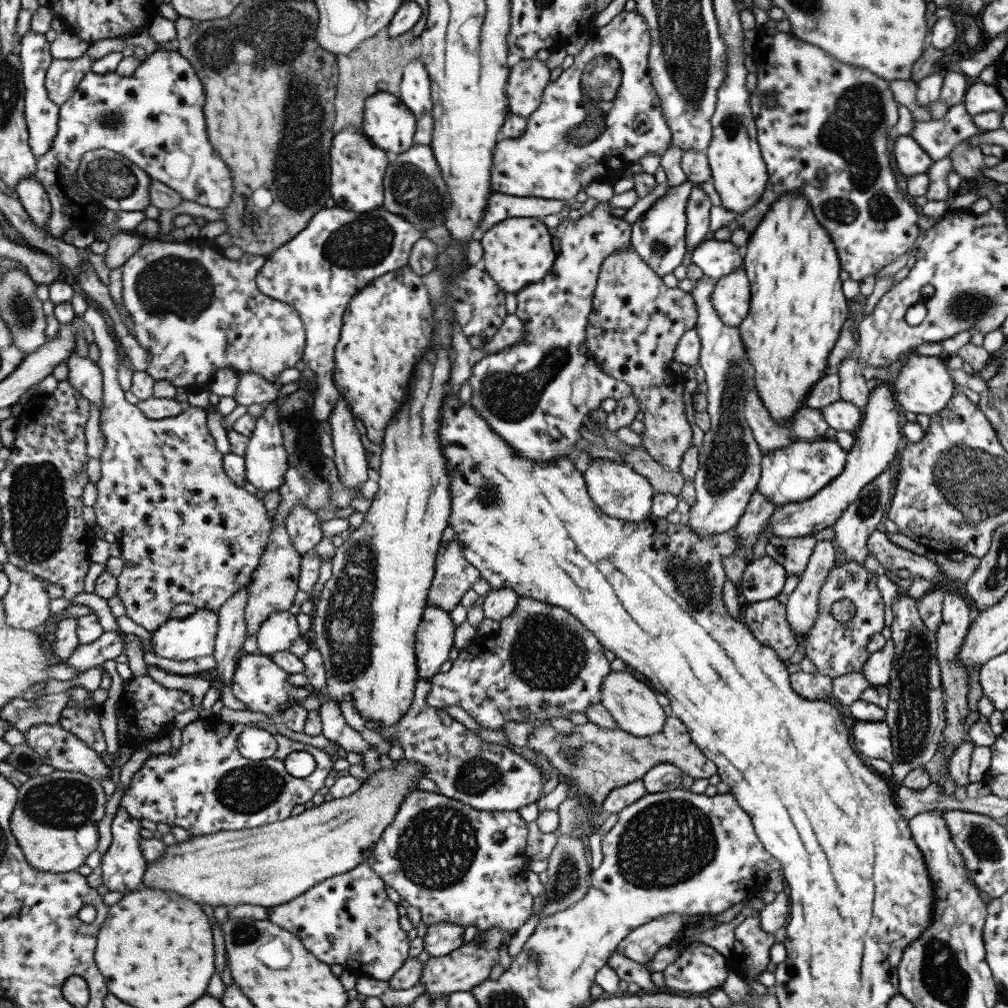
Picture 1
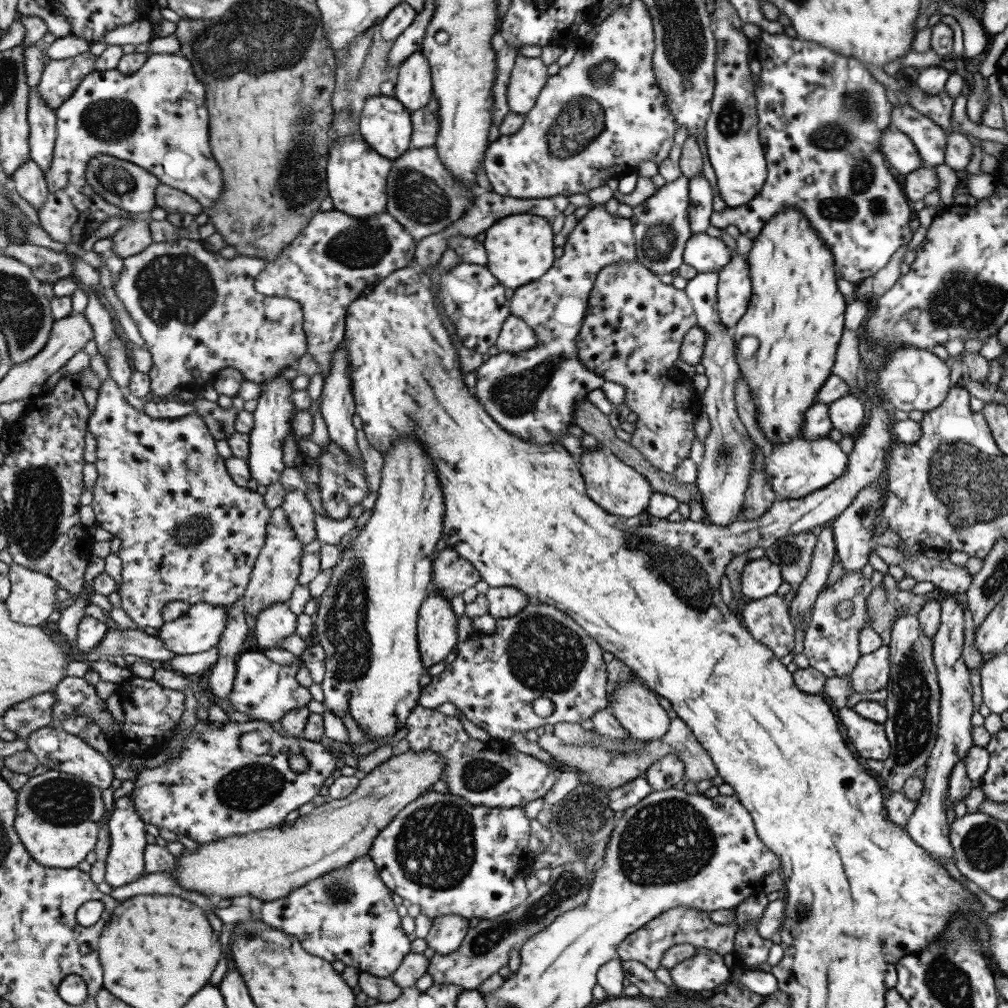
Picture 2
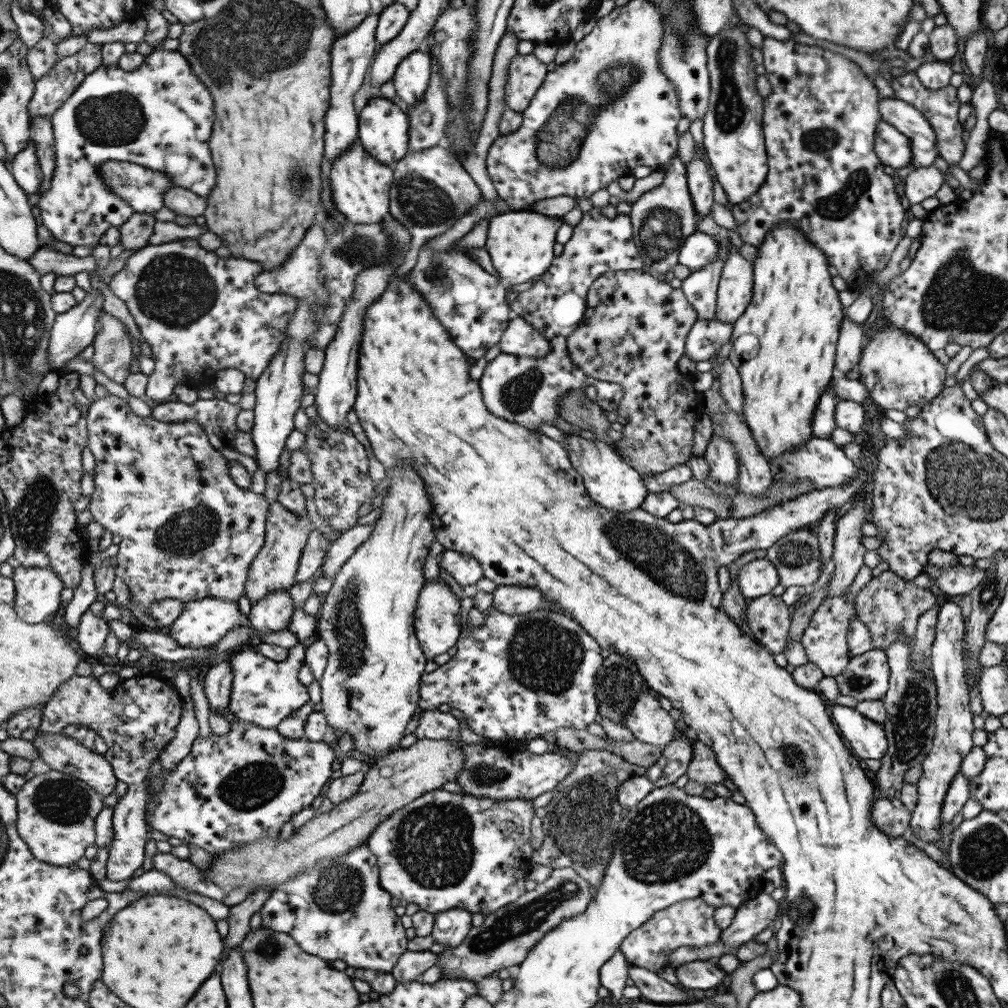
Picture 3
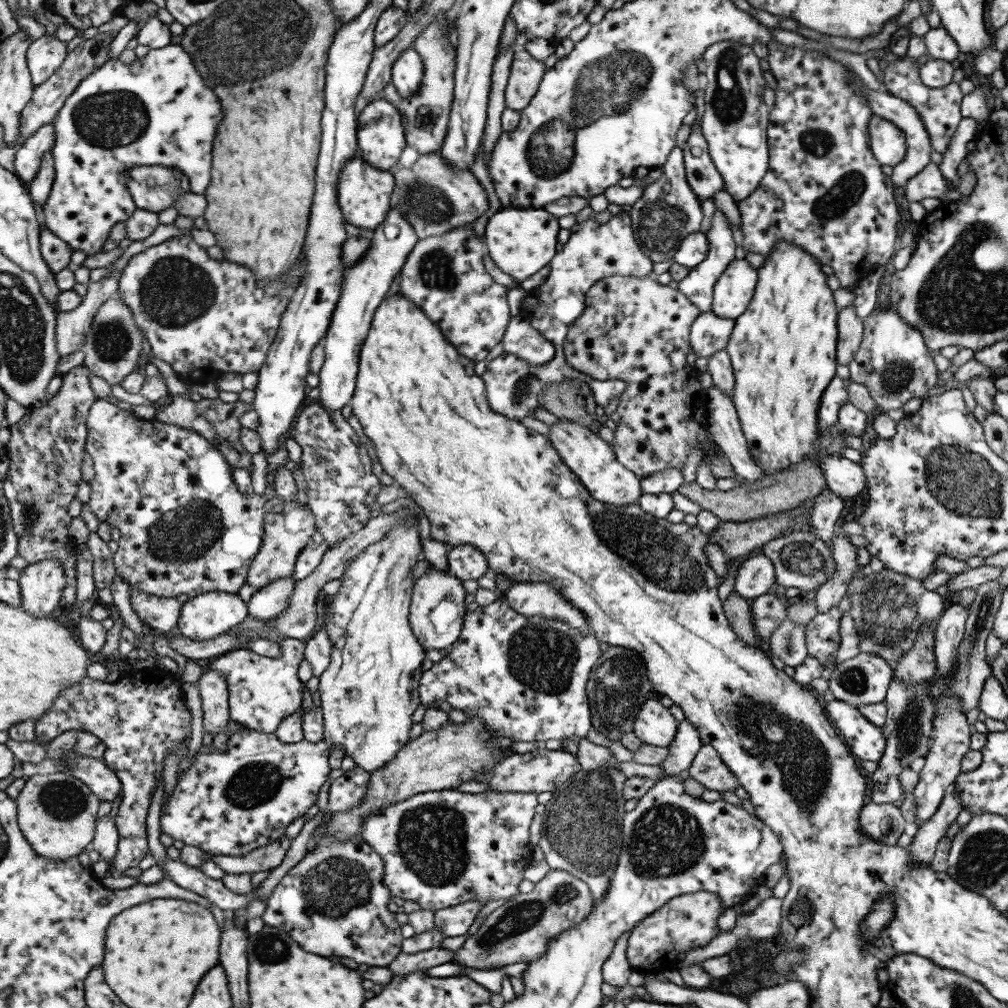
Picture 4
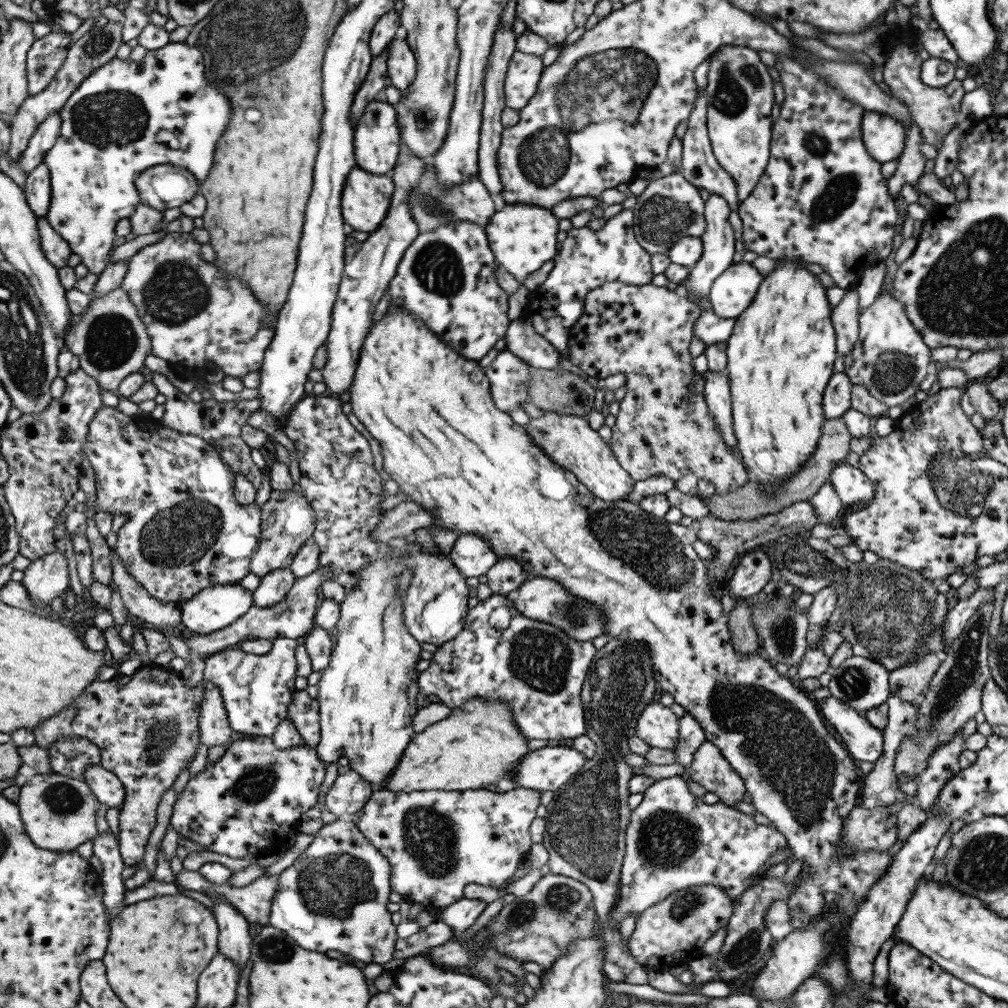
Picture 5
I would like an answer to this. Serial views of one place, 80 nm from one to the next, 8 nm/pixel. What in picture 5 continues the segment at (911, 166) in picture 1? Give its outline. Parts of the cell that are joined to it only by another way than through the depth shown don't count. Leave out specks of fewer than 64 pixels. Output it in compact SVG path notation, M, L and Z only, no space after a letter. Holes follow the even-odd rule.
M864 110L860 131L865 150L880 164L899 158L904 149L906 132L902 124L887 113Z

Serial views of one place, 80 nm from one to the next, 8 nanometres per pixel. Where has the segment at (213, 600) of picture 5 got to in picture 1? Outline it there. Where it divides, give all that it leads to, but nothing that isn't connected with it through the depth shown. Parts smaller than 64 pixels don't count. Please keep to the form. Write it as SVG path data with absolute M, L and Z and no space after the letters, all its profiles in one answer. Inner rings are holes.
M200 608L187 618L169 619L151 638L155 654L173 660L191 660L199 656L209 656L216 652L217 633L220 632L220 614L208 608Z

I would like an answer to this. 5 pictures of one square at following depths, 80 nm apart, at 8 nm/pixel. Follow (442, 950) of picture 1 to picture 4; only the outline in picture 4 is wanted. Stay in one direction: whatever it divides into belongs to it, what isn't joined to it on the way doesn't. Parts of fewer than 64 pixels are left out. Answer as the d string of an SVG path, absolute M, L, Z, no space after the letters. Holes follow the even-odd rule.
M467 901L436 910L434 926L443 933L444 937L466 935L481 907L480 902Z

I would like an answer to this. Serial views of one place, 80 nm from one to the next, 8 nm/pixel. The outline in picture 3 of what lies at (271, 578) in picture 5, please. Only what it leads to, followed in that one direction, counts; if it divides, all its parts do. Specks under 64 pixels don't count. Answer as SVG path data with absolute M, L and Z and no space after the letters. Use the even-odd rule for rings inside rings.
M289 589L272 592L268 597L251 603L250 624L263 632L288 630L294 613L293 604Z

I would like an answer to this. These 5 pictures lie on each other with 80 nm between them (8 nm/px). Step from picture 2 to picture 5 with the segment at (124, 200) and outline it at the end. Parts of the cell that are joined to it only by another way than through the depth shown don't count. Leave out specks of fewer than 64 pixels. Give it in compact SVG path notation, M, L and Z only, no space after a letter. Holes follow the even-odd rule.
M172 164L149 168L136 181L142 203L161 211L191 202L200 192L200 185L196 174Z

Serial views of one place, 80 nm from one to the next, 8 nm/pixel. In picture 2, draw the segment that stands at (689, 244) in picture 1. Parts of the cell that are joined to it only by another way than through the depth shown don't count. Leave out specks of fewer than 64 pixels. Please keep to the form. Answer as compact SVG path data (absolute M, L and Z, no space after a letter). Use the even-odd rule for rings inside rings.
M695 175L688 179L688 201L687 210L689 234L707 233L710 226L712 212L711 196L712 188L703 175Z

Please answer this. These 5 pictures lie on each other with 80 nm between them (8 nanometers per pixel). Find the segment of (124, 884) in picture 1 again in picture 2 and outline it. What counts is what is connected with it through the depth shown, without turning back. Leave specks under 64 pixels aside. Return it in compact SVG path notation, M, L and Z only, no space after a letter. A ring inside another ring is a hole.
M131 794L118 798L115 802L114 812L111 814L109 820L112 843L106 862L107 870L105 881L111 888L116 889L139 881L147 874L145 853L149 840L147 840L147 830L145 830L146 823L141 814L139 814Z

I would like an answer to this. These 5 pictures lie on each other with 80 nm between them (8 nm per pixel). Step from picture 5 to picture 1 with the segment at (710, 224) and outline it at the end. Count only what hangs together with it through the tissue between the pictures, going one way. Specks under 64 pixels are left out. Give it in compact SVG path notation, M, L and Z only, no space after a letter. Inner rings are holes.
M707 276L696 281L688 294L694 299L696 325L700 340L697 366L703 370L706 383L706 409L710 418L709 430L703 433L698 452L698 467L692 478L695 500L689 507L685 524L698 537L716 535L733 529L743 514L745 505L756 489L760 477L760 460L763 453L752 437L743 416L744 396L754 394L753 367L745 357L745 347L737 327L720 321L711 304L711 282Z

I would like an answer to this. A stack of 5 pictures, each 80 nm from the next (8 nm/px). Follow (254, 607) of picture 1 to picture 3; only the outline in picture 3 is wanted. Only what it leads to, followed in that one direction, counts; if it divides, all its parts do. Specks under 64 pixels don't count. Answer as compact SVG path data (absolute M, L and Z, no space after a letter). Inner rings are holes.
M278 500L269 505L266 543L252 562L246 585L246 596L251 603L268 597L272 592L290 589L297 583L300 560L312 531L311 518L295 514Z

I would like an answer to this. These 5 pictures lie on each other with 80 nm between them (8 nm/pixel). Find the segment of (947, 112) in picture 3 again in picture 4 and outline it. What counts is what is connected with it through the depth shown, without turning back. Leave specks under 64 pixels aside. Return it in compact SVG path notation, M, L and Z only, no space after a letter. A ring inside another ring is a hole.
M906 54L898 56L896 61L884 68L882 84L886 92L901 100L907 101L918 114L919 120L926 128L930 147L933 151L943 154L953 137L955 128L961 120L960 102L962 99L958 84L951 81L943 87L929 88L925 86L919 78L919 65L913 57Z

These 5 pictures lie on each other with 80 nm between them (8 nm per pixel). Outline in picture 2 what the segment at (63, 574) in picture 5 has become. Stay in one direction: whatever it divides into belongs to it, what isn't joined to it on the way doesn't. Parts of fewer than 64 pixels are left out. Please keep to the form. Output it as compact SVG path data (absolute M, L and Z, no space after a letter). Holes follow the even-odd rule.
M15 562L9 566L9 577L12 582L12 593L6 600L8 612L11 618L18 623L27 626L46 626L55 619L58 612L57 594L58 582L48 574L35 572L30 568L21 566Z

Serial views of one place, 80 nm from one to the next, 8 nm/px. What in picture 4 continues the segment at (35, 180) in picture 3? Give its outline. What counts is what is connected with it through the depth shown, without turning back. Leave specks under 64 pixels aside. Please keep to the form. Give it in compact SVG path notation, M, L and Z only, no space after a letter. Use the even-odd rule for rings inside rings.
M55 123L45 124L28 138L15 154L17 176L29 186L42 165L43 157L55 146Z

